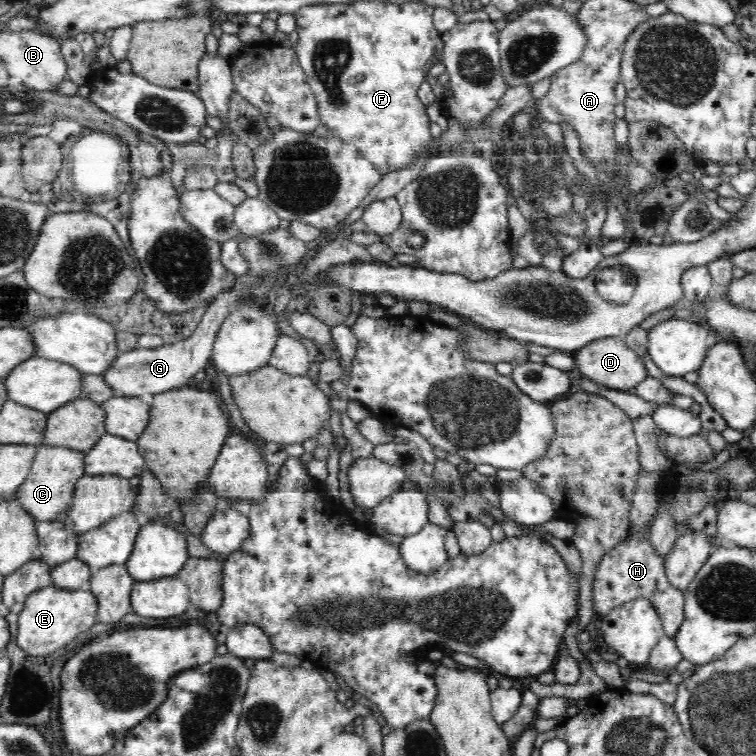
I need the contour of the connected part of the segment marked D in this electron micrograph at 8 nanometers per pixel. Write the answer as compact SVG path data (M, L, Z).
M621 337L595 340L594 343L579 348L575 360L581 376L597 384L602 384L604 387L619 391L634 388L634 386L648 376L646 366L642 359L640 359L639 354L627 345Z

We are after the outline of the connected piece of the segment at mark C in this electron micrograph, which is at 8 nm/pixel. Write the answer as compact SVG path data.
M40 444L34 457L28 478L17 488L14 498L19 500L37 521L62 519L75 495L75 484L86 474L86 451L66 448L63 445Z

